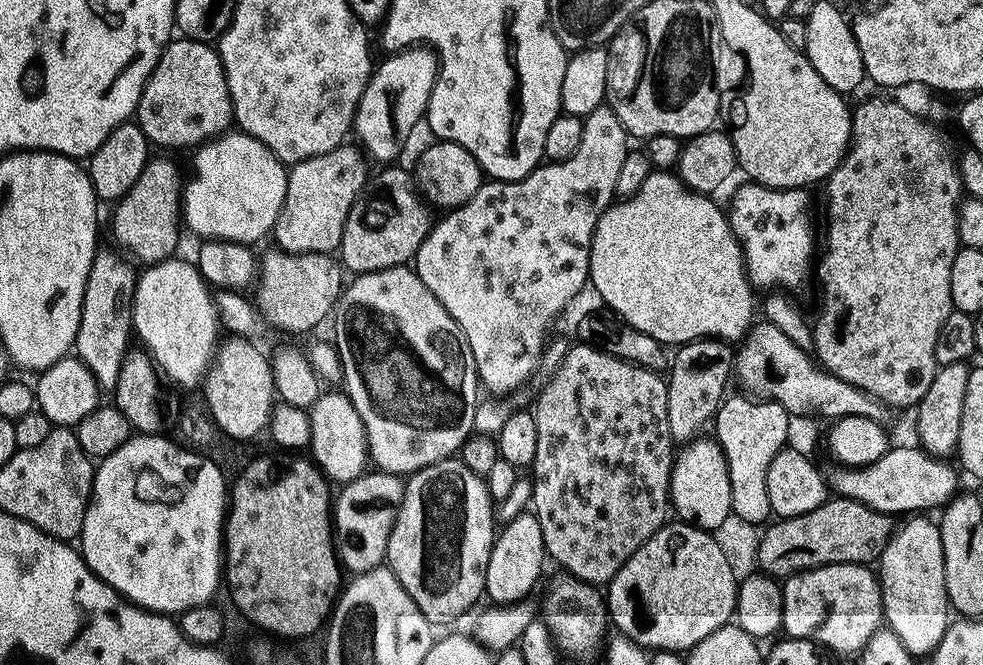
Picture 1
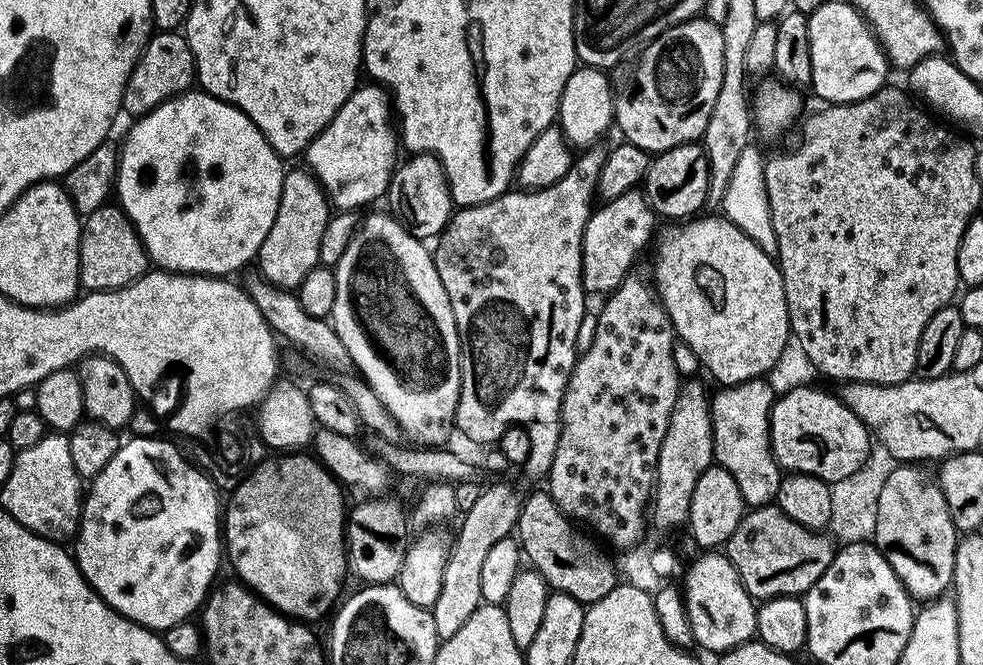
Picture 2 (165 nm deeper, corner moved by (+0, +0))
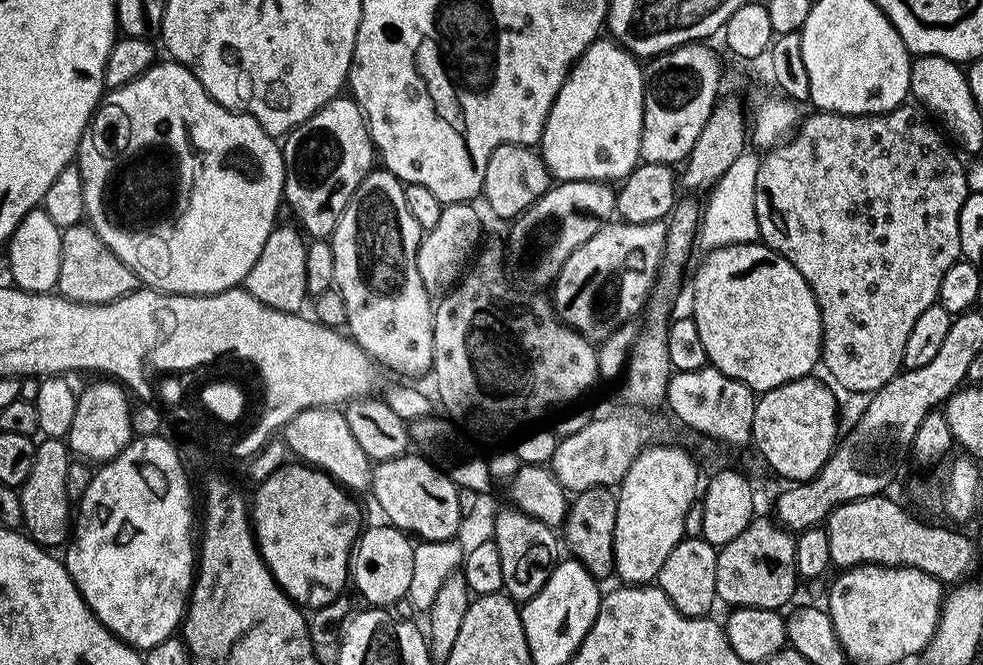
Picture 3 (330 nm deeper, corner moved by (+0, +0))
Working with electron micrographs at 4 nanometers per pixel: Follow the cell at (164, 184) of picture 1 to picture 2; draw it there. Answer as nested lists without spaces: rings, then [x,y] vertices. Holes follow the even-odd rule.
[[[115,203],[103,204],[94,214],[83,217],[80,226],[80,286],[88,292],[106,292],[113,288],[130,286],[138,278],[145,276],[150,270],[148,251],[140,240],[140,235],[128,221],[127,214]]]

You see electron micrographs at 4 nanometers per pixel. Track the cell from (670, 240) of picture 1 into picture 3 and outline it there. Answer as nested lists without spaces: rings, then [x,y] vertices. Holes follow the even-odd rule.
[[[753,242],[751,244],[726,244],[717,246],[707,253],[708,256],[700,265],[695,265],[694,271],[690,276],[690,284],[692,280],[692,309],[690,315],[692,321],[698,326],[698,334],[702,337],[702,342],[706,345],[706,354],[708,355],[708,363],[711,367],[716,368],[722,374],[726,374],[731,380],[742,382],[753,392],[759,394],[761,392],[769,392],[778,386],[782,386],[786,382],[794,382],[801,380],[804,376],[811,376],[817,370],[821,363],[820,343],[822,342],[822,318],[818,310],[818,302],[814,298],[814,294],[810,290],[810,286],[806,282],[806,278],[802,278],[802,274],[798,274],[798,270],[794,270],[794,266],[790,266],[790,262],[782,254],[778,254],[772,248],[767,248],[763,242]]]

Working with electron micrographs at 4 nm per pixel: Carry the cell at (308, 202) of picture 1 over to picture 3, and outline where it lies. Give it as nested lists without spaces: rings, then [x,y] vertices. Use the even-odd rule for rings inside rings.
[[[299,227],[273,228],[272,233],[266,238],[266,246],[262,246],[262,254],[258,254],[258,262],[250,266],[250,274],[246,274],[243,287],[254,298],[258,298],[258,302],[274,310],[299,313],[303,309],[300,307],[303,306],[304,300],[309,299],[306,290],[307,249],[308,244]]]

